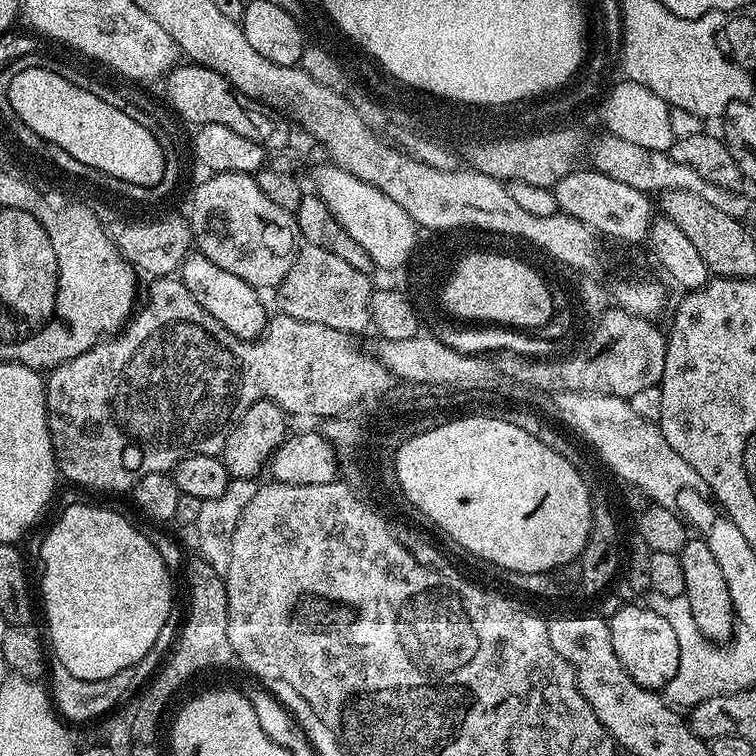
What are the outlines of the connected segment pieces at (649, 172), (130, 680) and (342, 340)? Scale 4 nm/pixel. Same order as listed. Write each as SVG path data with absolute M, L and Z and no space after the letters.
M604 134L601 140L592 144L592 164L595 171L615 178L617 182L626 182L626 186L634 186L634 190L642 190L649 194L659 194L670 190L690 190L690 194L698 194L705 202L711 202L718 210L730 214L730 218L743 221L744 215L751 210L752 204L743 196L743 191L731 192L712 182L706 182L700 174L690 170L690 166L682 166L674 162L668 152L646 150L646 146L634 146L634 142L626 142L611 134Z
M170 622L166 626L162 626L162 634L158 634L158 642L154 642L152 649L138 661L136 667L118 670L118 674L114 674L110 678L102 678L101 680L74 678L74 674L70 674L70 670L66 670L66 666L53 663L50 668L50 676L52 672L50 695L55 711L65 721L71 722L73 725L75 725L74 723L84 724L87 720L96 722L108 716L113 709L123 705L131 697L128 695L136 688L136 674L148 678L157 671L158 665L167 657L170 649L175 645L177 635L178 628L175 623Z
M156 278L151 283L148 288L148 301L144 305L143 303L139 305L138 311L120 329L115 339L101 339L100 343L95 344L90 350L78 354L78 358L60 364L47 373L44 401L48 407L48 432L52 435L52 447L56 449L56 466L59 475L63 479L65 476L72 484L81 484L84 488L97 488L100 492L127 493L139 480L146 478L146 474L171 473L176 463L186 459L187 456L194 454L220 456L224 451L229 428L242 414L246 414L246 410L250 410L250 406L254 406L254 402L272 400L278 407L283 404L349 404L353 410L356 410L367 400L375 401L377 398L387 397L388 387L394 384L394 377L388 367L375 355L367 356L366 353L358 350L355 342L352 341L355 339L349 333L330 330L330 326L302 322L298 318L276 314L269 319L264 333L259 338L243 340L230 334L230 330L226 330L226 326L222 326L222 322L218 322L214 314L206 314L206 310L202 310L202 306L194 302L190 290L186 290L180 279Z

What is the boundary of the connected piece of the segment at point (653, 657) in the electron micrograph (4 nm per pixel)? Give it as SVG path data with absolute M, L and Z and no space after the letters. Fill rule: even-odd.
M628 604L610 616L608 629L614 642L614 654L618 654L618 662L622 662L626 674L630 674L634 682L644 688L663 690L678 670L678 638L674 626L670 626L666 618L658 618L654 610L637 604Z

